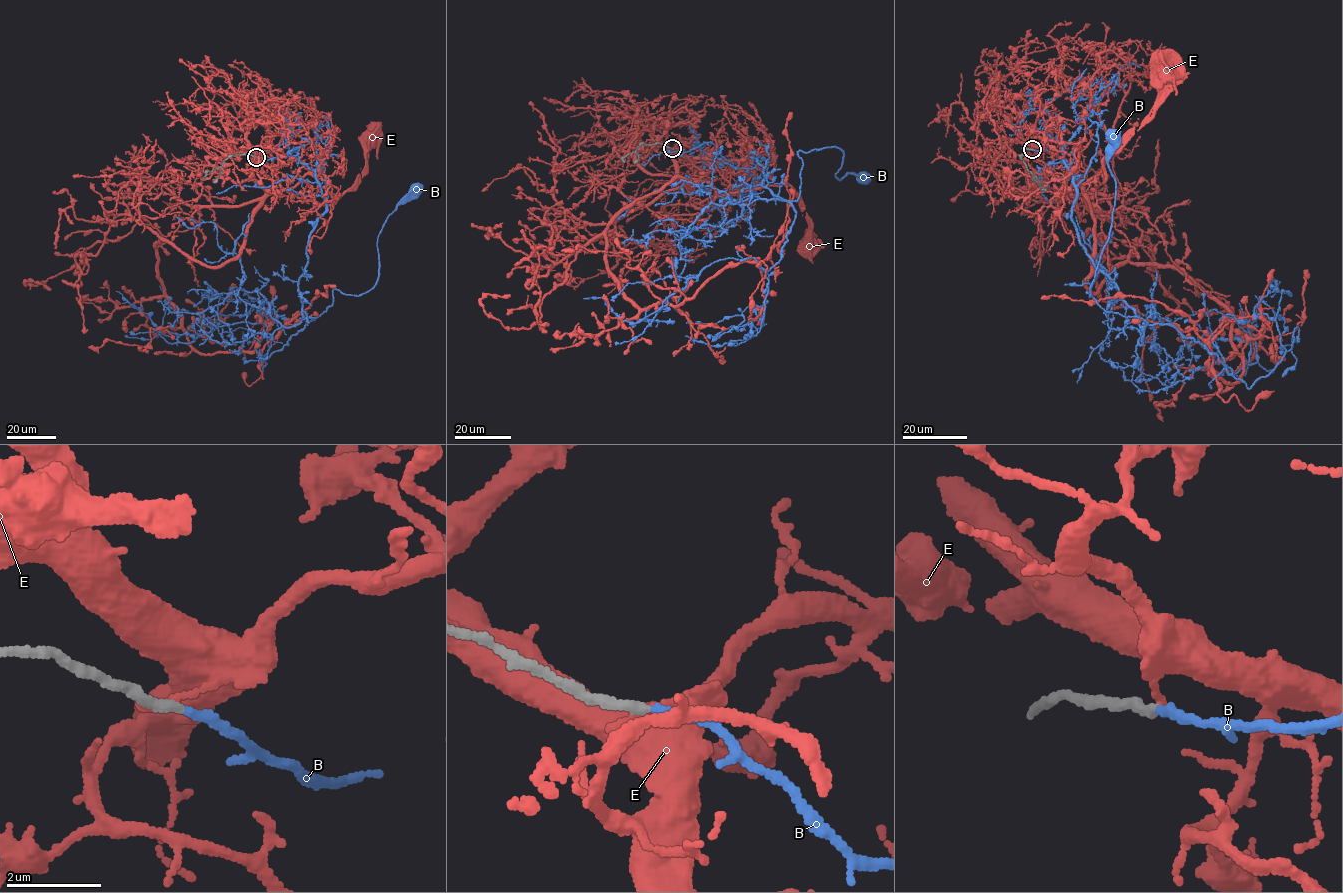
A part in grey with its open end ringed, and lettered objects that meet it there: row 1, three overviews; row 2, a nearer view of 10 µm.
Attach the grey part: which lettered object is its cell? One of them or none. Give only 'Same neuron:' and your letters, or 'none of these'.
Same neuron: B

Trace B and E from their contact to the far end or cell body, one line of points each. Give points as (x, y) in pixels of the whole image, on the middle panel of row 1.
B: (672, 148), (718, 163), (759, 155), (784, 199), (799, 195), (802, 150), (835, 146), (835, 176), (863, 177)
E: (671, 148), (676, 175), (710, 182), (719, 194), (789, 184), (806, 212), (808, 227), (804, 239), (809, 247)

